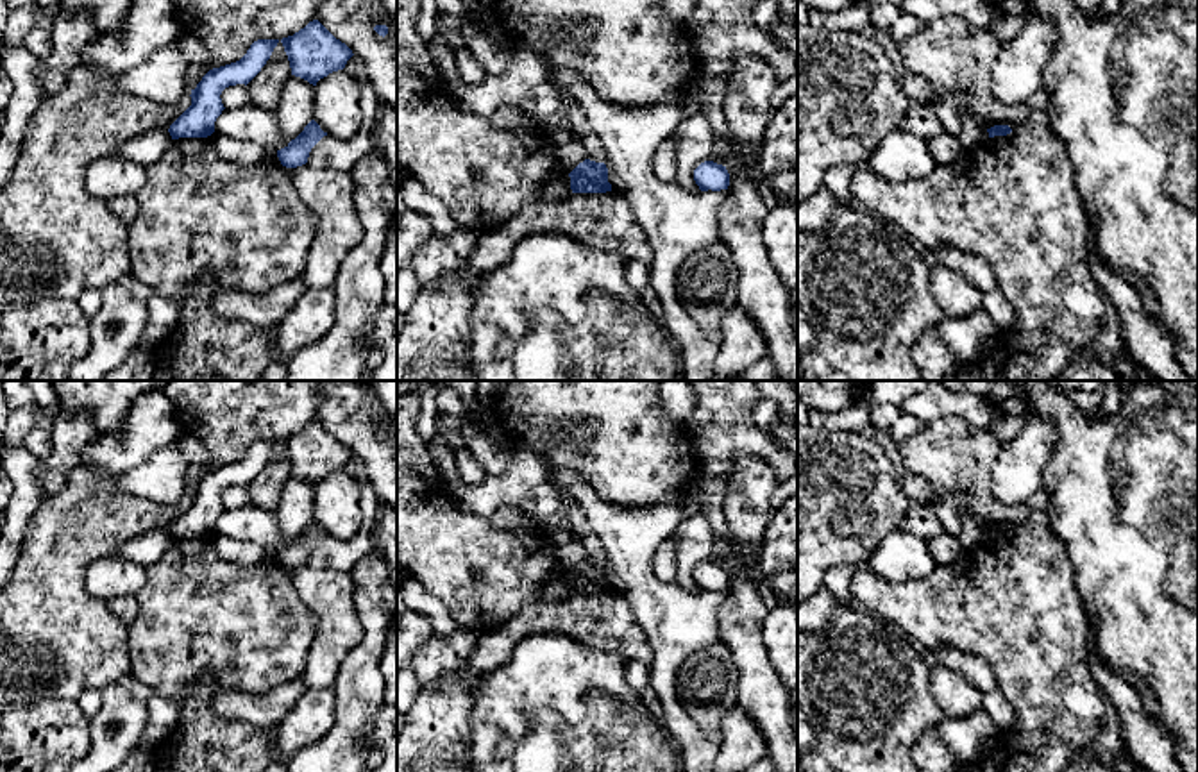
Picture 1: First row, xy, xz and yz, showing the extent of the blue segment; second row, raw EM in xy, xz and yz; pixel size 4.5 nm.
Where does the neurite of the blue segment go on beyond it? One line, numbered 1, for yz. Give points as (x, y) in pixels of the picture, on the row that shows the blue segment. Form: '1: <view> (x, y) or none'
1: none

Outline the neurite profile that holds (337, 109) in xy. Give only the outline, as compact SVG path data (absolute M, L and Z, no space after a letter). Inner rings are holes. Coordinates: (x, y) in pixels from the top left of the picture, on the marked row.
M338 70L315 86L313 120L336 139L356 138L361 127L359 86L349 71Z

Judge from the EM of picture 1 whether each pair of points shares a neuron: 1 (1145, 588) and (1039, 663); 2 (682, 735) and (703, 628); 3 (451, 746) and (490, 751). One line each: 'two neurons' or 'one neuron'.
1: two neurons
2: one neuron
3: two neurons

